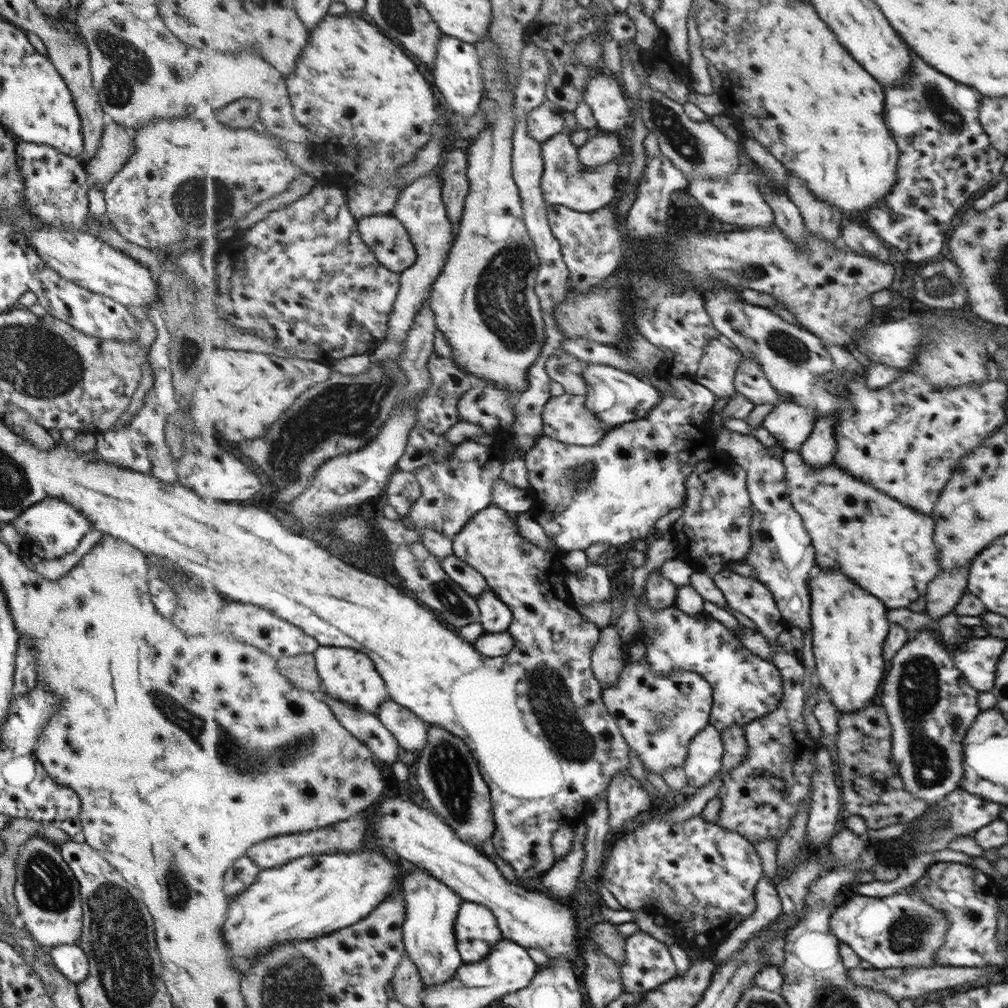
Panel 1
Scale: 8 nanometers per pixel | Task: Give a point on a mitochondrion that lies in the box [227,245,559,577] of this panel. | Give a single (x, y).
(343, 411)

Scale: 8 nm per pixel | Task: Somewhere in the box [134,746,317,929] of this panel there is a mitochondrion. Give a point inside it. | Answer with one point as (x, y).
(177, 889)

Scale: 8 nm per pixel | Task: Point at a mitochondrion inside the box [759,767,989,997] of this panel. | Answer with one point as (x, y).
(907, 932)

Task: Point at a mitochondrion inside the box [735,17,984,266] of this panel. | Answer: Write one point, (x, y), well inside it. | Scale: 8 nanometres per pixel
(947, 115)

